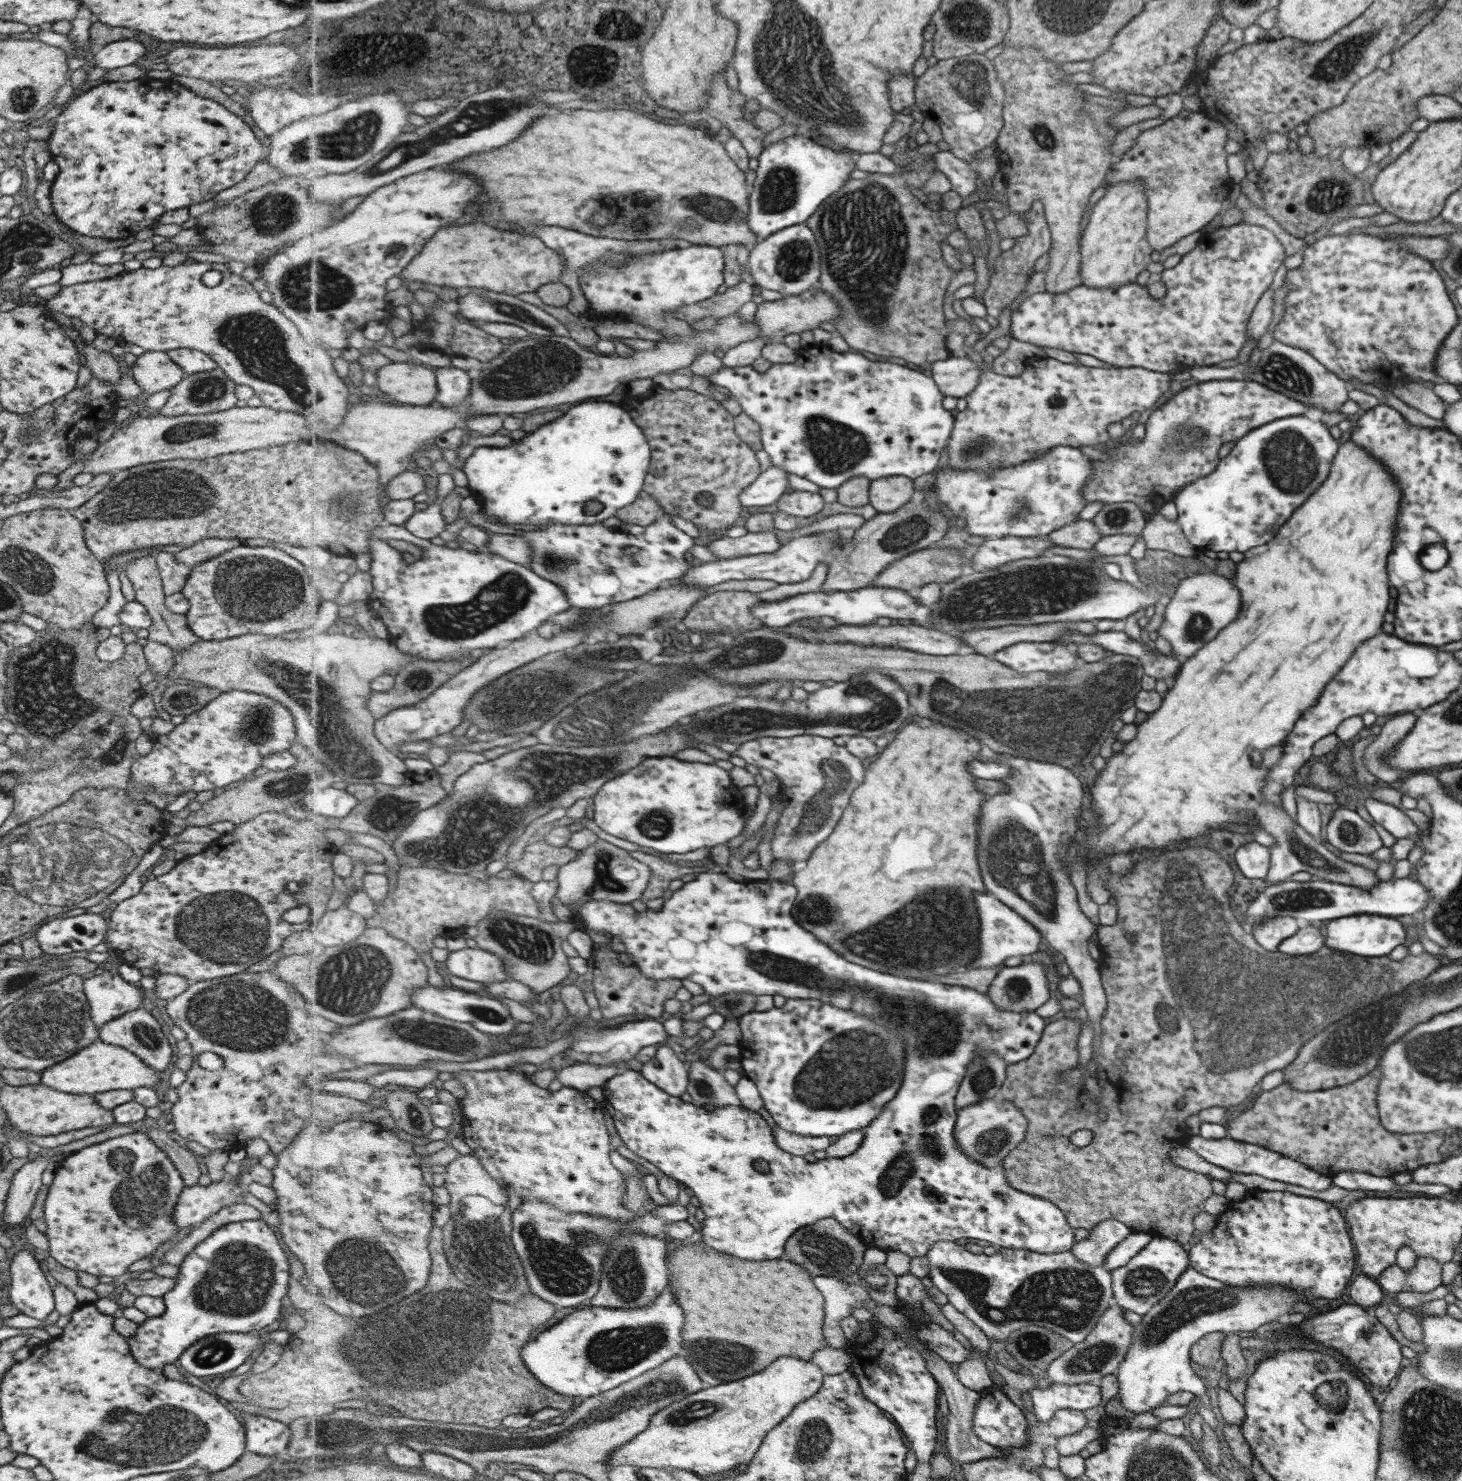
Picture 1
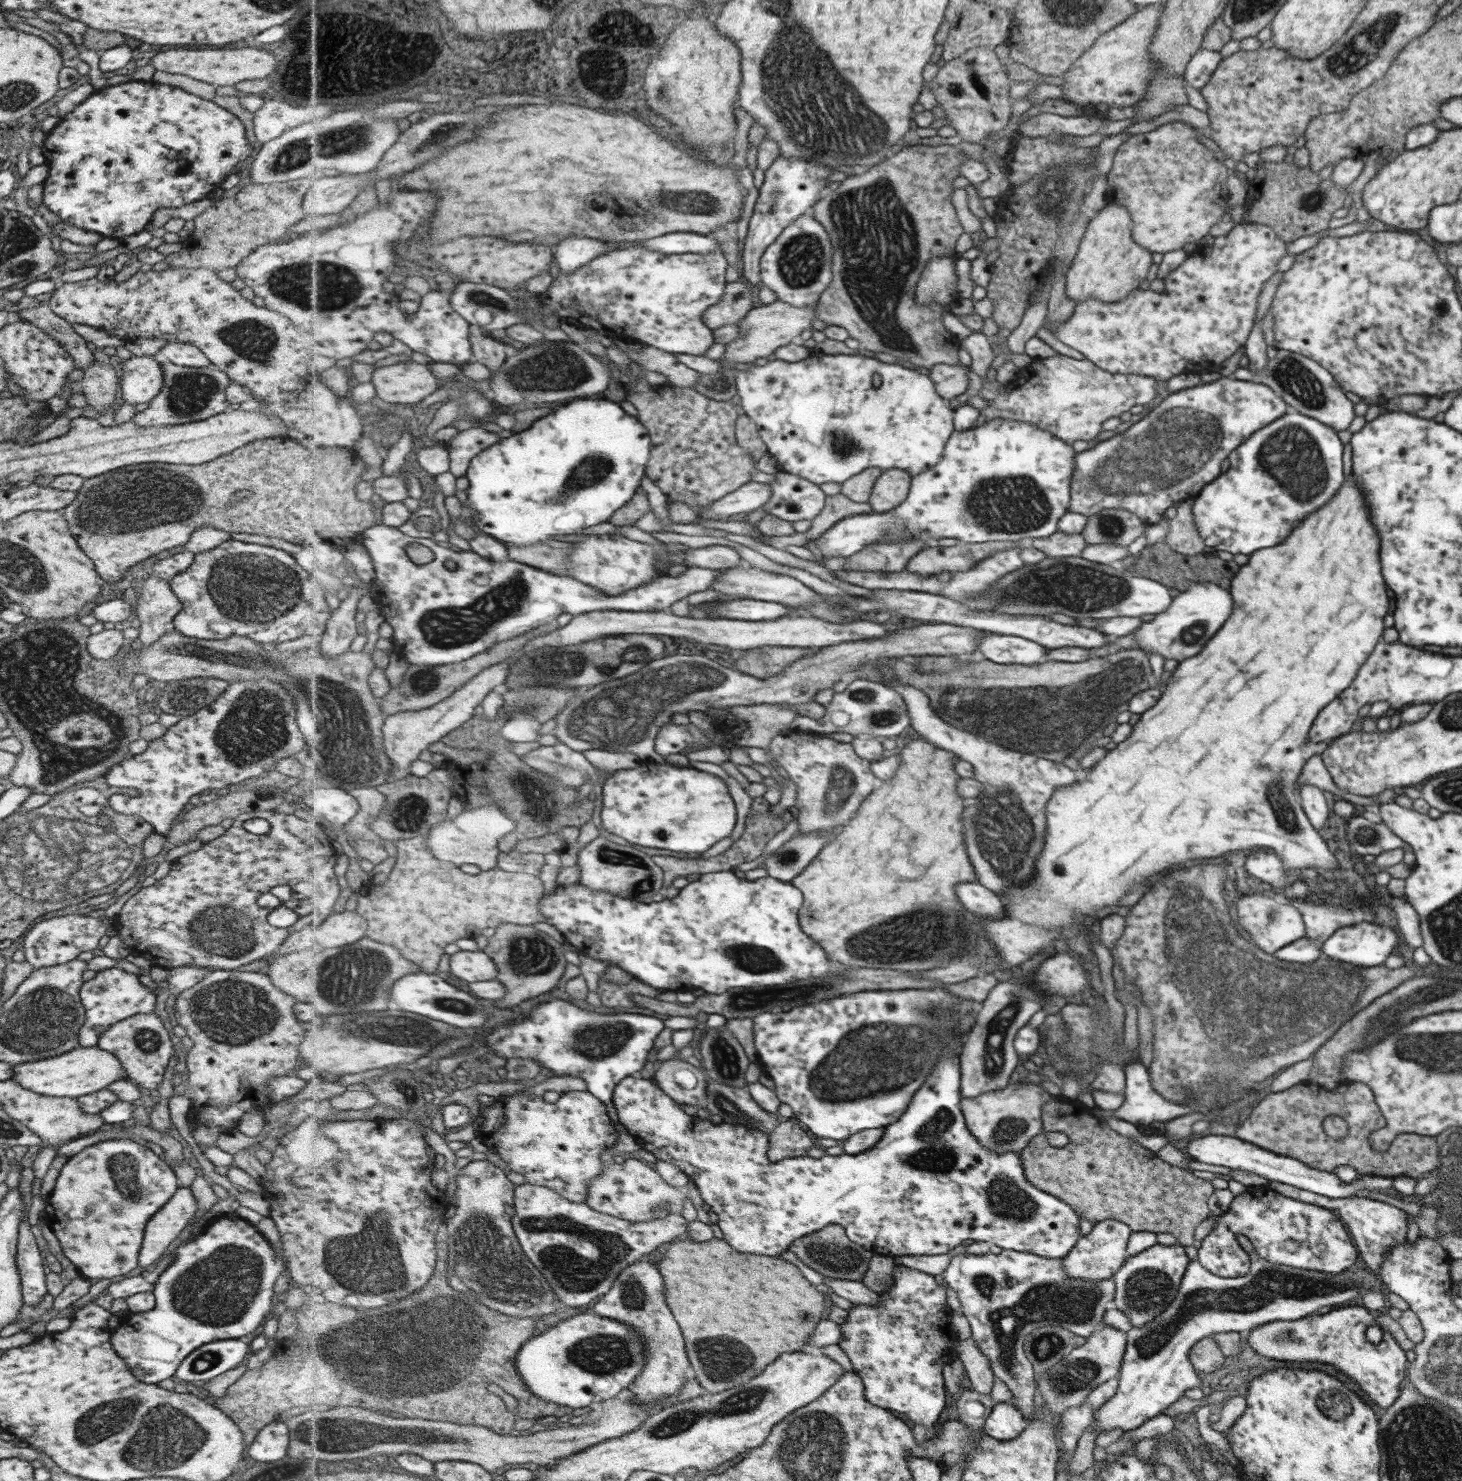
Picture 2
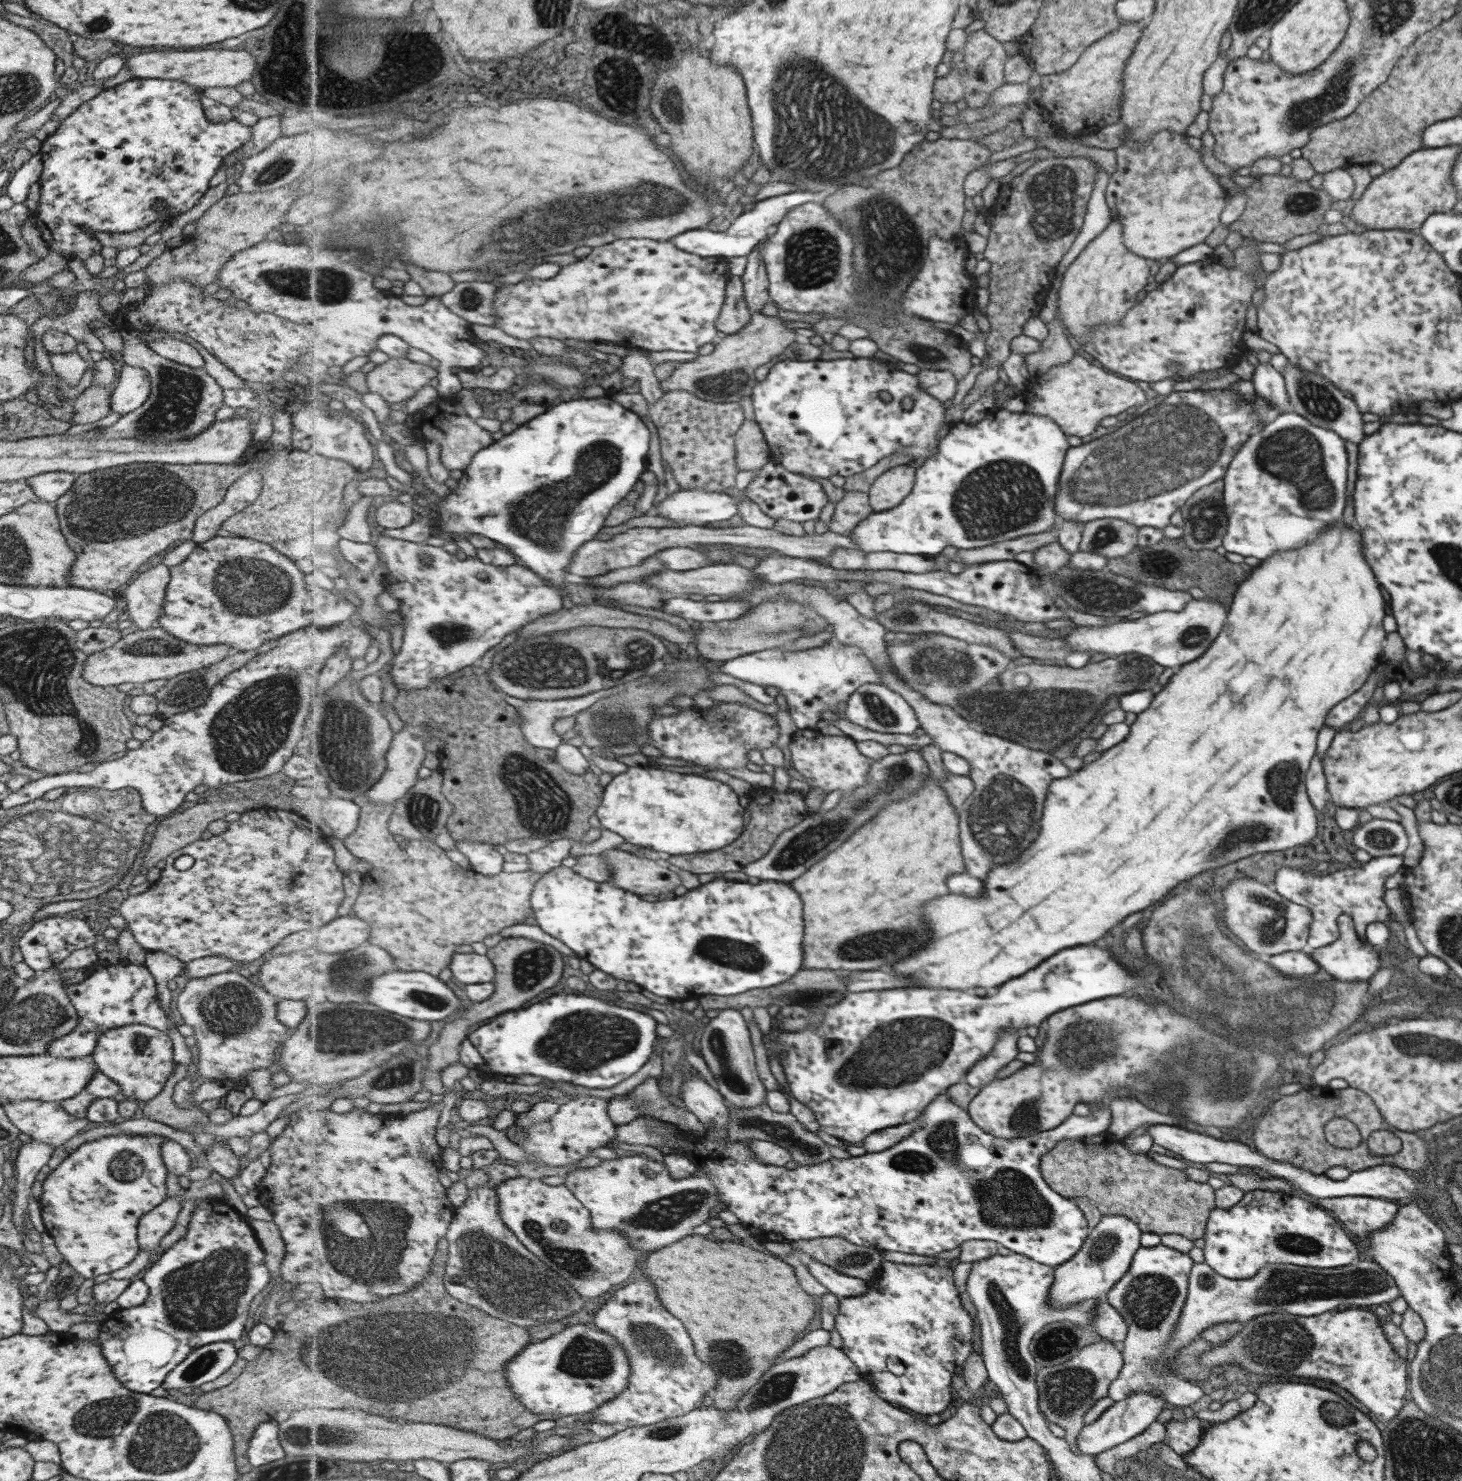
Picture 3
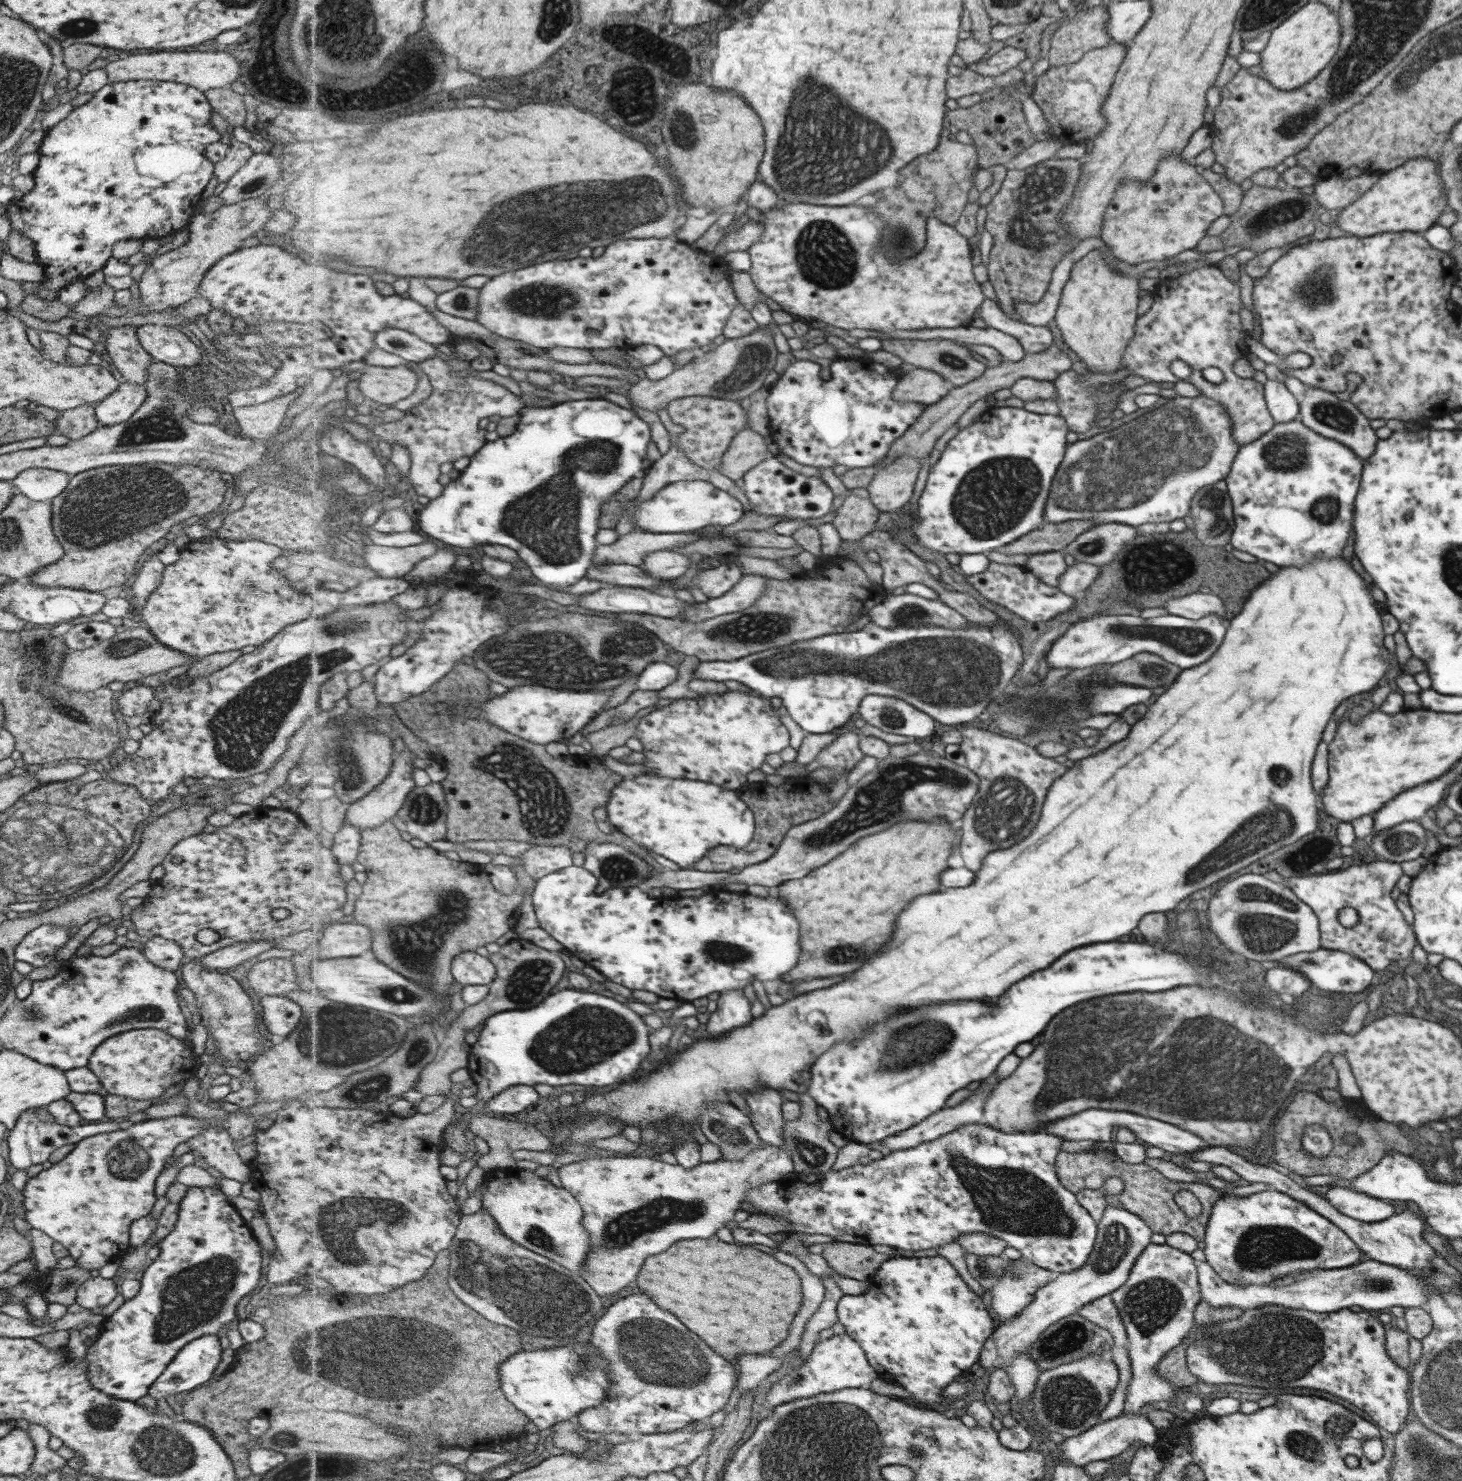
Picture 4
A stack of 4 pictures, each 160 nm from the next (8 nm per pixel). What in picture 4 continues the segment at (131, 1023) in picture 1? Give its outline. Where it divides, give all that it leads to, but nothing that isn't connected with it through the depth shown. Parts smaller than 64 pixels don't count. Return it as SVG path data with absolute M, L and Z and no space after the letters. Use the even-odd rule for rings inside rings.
M140 1028L104 1040L94 1050L87 1067L108 1093L133 1100L152 1100L181 1080L196 1076L194 1055L183 1040L154 1028Z

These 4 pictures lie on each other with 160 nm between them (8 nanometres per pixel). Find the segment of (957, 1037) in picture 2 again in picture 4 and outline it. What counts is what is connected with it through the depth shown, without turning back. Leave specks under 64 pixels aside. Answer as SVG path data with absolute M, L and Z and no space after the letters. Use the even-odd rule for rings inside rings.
M982 1086L976 1089L974 1096L957 1107L950 1108L947 1106L944 1110L937 1112L930 1116L928 1120L922 1121L914 1128L909 1128L904 1132L898 1132L889 1139L884 1140L886 1148L893 1151L887 1154L881 1160L872 1160L868 1165L858 1164L845 1168L844 1170L822 1173L822 1174L805 1174L794 1172L784 1176L780 1181L767 1182L762 1186L755 1186L749 1192L750 1204L759 1210L759 1214L779 1216L779 1219L793 1222L792 1233L806 1233L806 1234L826 1234L834 1238L836 1241L845 1243L864 1244L875 1247L877 1244L885 1244L895 1249L902 1250L930 1250L930 1248L938 1248L944 1244L958 1241L966 1233L985 1232L1002 1239L1007 1246L1012 1246L1026 1256L1028 1260L1032 1260L1035 1265L1046 1270L1057 1273L1077 1271L1082 1268L1090 1253L1095 1250L1095 1242L1098 1232L1097 1220L1083 1206L1077 1199L1077 1195L1071 1190L1067 1189L1061 1183L1061 1179L1057 1173L1057 1156L1061 1153L1063 1138L1056 1133L1048 1133L1044 1130L1036 1132L1017 1132L1007 1133L1001 1130L992 1128L982 1122L984 1120L985 1102L989 1099L995 1086Z

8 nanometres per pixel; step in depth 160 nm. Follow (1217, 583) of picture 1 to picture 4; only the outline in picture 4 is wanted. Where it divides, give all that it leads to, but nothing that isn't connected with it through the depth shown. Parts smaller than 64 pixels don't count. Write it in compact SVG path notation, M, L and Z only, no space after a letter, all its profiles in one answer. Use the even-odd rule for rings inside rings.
M1100 614L1072 623L1052 644L1046 655L1050 669L1086 669L1098 664L1114 665L1132 659L1134 655L1152 653L1184 670L1206 662L1218 648L1226 634L1229 620L1207 615L1200 620L1168 614L1142 618L1138 614Z

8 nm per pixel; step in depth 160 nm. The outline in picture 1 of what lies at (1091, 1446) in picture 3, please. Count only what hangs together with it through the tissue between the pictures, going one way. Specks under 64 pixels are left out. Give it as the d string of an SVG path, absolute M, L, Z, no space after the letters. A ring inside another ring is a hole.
M1190 1267L1177 1280L1171 1293L1143 1315L1133 1330L1133 1344L1116 1371L1122 1406L1136 1414L1144 1414L1159 1409L1157 1405L1176 1392L1185 1390L1195 1396L1204 1396L1205 1381L1191 1365L1193 1344L1214 1332L1233 1334L1272 1327L1278 1321L1286 1320L1298 1302L1316 1303L1316 1298L1302 1300L1294 1293L1278 1283L1257 1287L1230 1286Z

